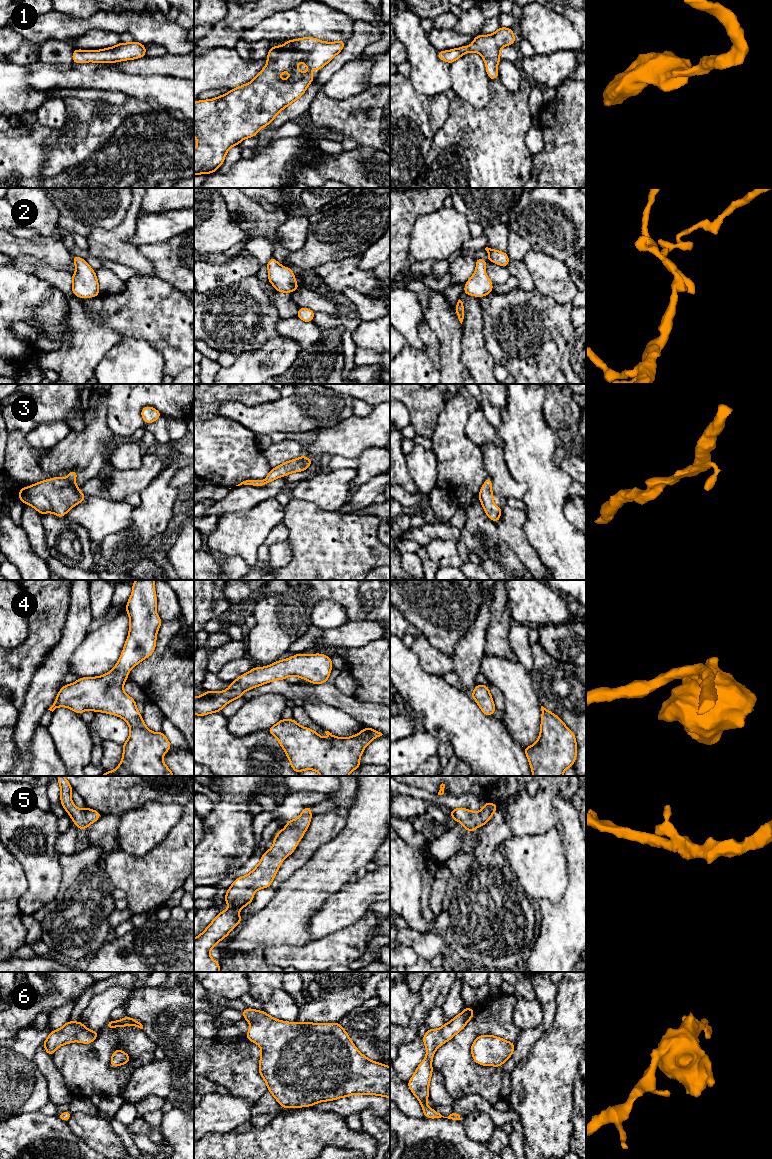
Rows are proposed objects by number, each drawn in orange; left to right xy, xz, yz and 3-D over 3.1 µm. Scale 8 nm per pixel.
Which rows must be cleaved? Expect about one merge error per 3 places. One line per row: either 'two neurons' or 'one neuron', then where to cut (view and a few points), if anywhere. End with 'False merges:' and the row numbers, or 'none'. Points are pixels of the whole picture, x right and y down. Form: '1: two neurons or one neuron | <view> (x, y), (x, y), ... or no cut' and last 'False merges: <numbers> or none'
1: one neuron | no cut
2: one neuron | no cut
3: one neuron | no cut
4: one neuron | no cut
5: one neuron | no cut
6: one neuron | no cut
False merges: none

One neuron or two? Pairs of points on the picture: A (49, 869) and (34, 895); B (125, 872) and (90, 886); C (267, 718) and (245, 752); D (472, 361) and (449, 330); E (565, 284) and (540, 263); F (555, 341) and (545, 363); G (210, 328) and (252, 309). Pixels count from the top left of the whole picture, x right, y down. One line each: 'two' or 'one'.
A: one
B: two
C: two
D: two
E: one
F: one
G: one

